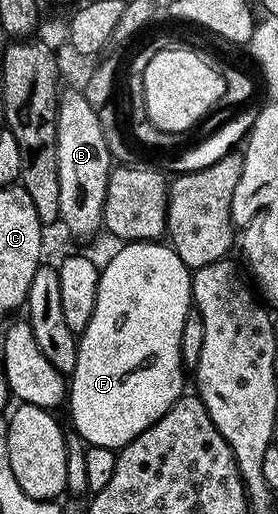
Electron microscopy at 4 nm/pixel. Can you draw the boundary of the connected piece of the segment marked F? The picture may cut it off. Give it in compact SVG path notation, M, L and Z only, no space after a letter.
M154 241L151 243L127 243L118 246L118 248L118 251L110 257L109 264L104 264L101 267L101 280L97 286L95 313L91 313L91 321L87 325L87 329L80 332L77 344L77 364L73 370L71 382L67 387L67 408L69 407L69 415L73 418L72 430L78 433L90 447L108 447L112 449L126 447L131 440L139 437L139 433L143 433L151 425L155 425L155 421L159 421L159 417L163 417L163 413L167 413L176 405L177 400L181 398L186 390L185 374L187 374L187 371L182 366L180 345L183 325L187 321L187 315L193 303L193 281L190 268L183 265L183 261L175 254L172 246L161 241Z

